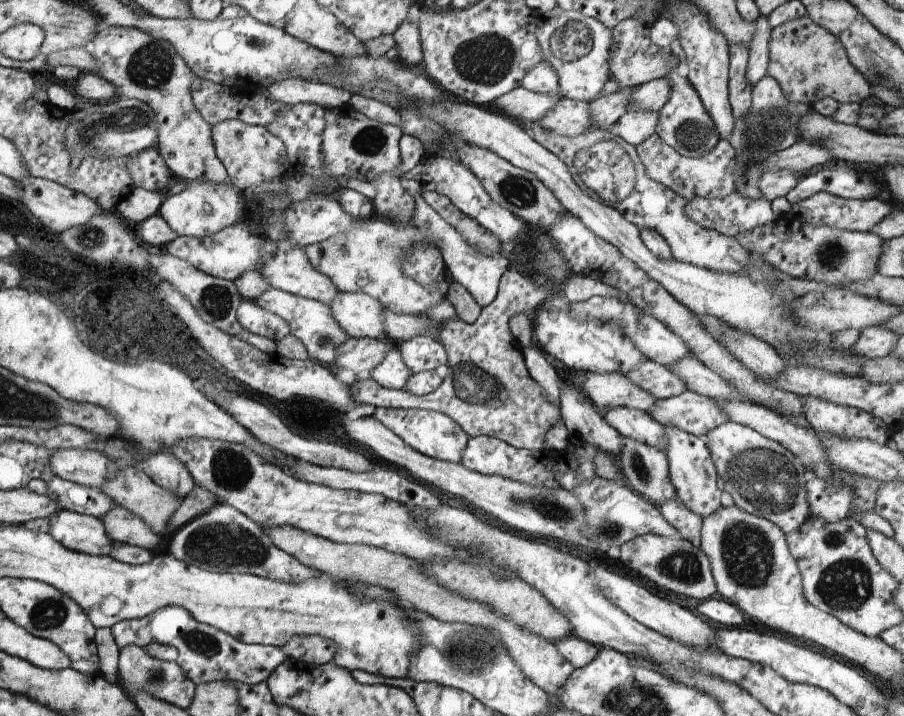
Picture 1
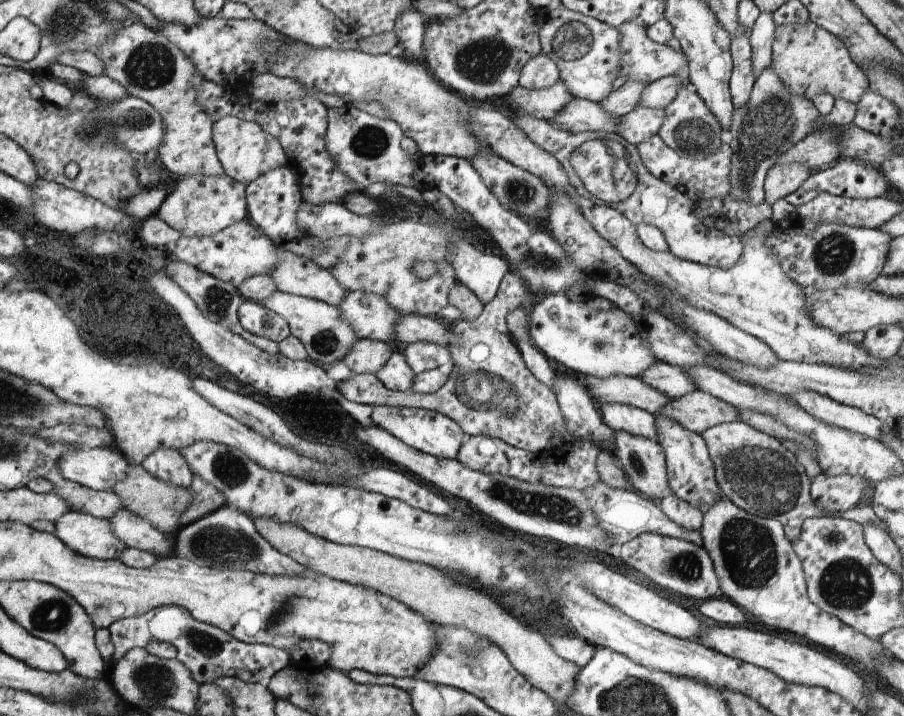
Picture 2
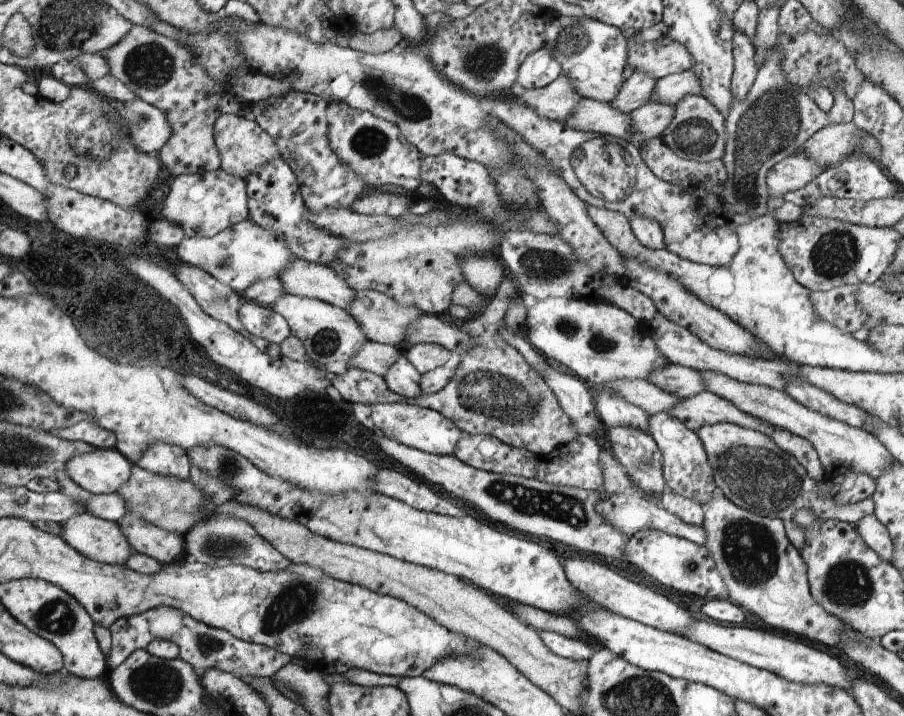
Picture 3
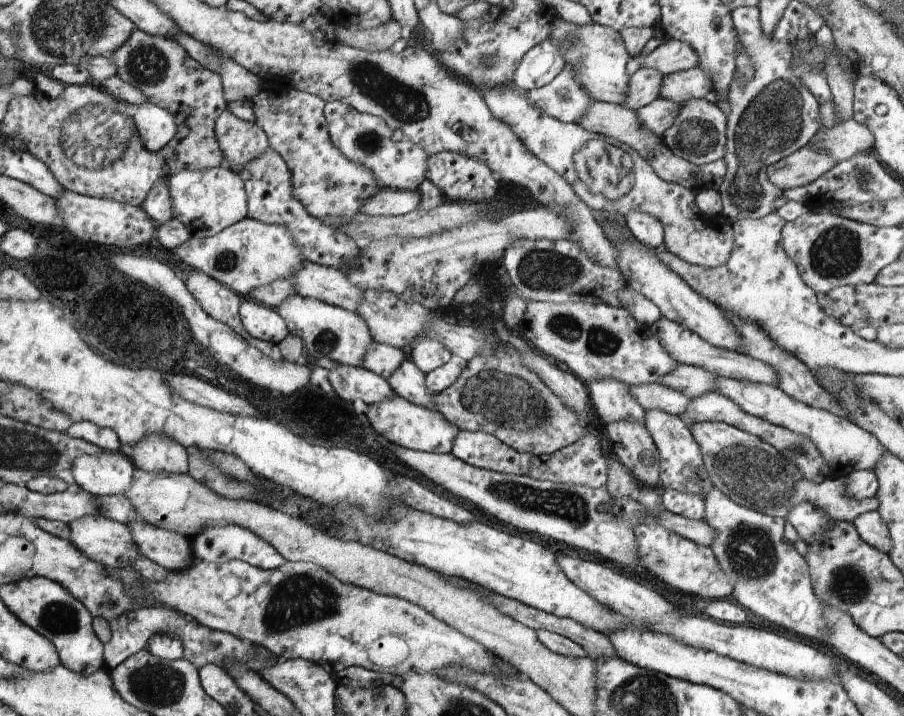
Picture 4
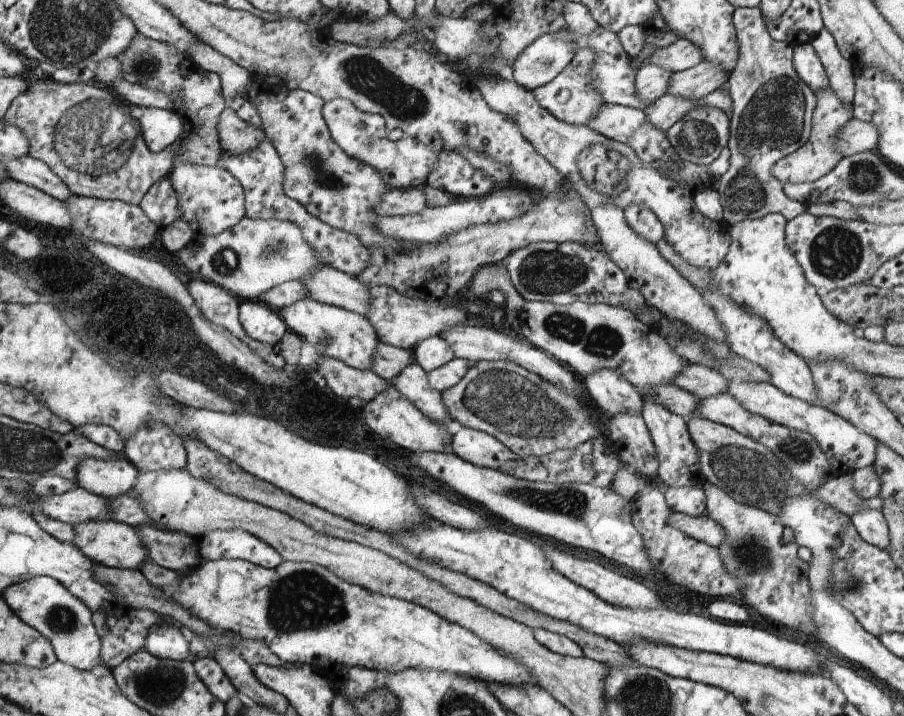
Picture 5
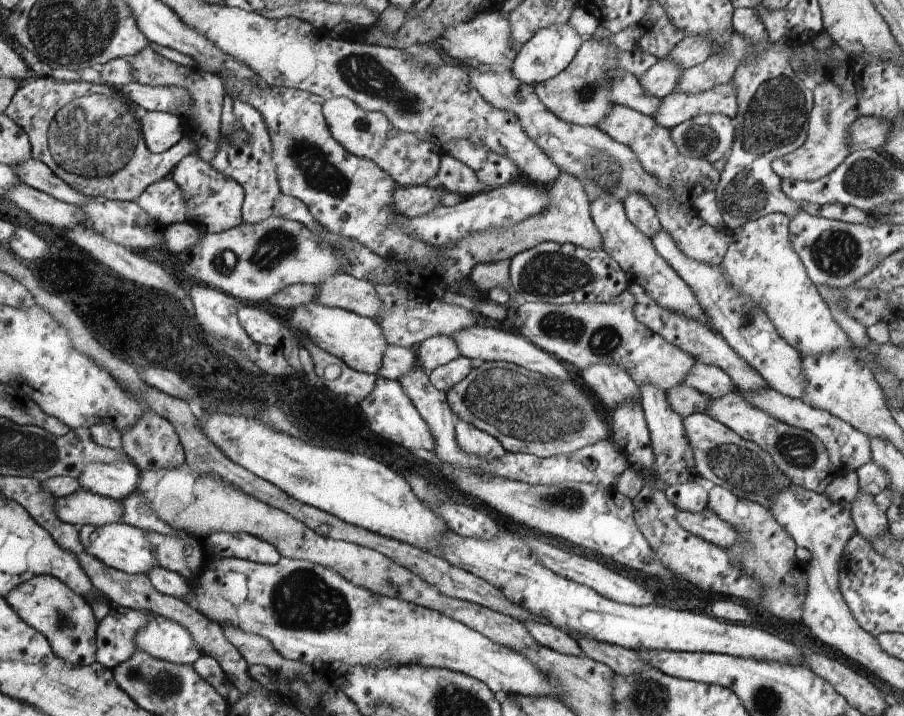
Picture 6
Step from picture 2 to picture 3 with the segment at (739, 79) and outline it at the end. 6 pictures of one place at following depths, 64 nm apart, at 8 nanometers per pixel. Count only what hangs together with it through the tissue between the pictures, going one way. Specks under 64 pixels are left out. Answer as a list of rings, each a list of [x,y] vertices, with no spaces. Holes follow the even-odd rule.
[[[735,30],[732,40],[733,71],[730,81],[730,94],[733,99],[742,99],[755,79],[758,66],[752,42]]]

